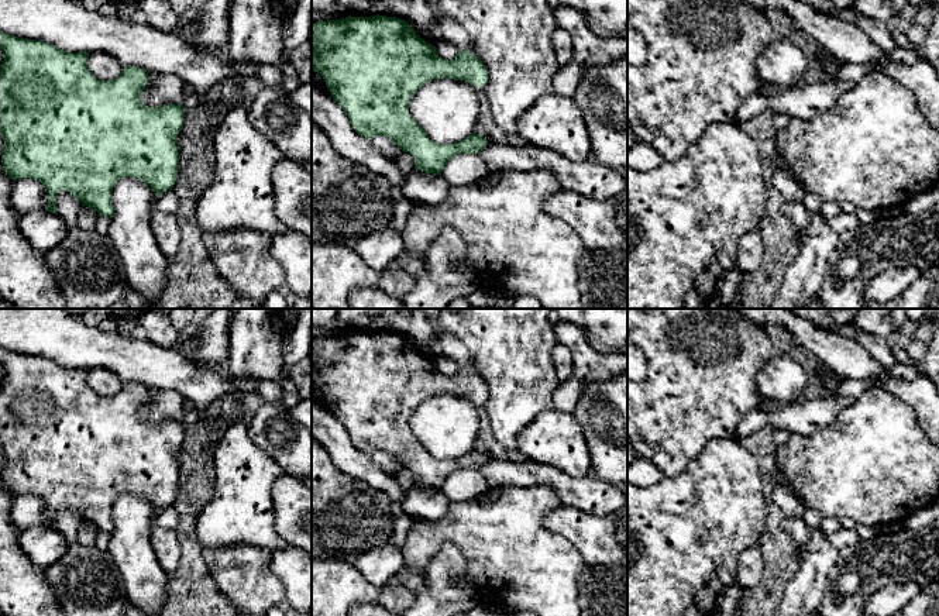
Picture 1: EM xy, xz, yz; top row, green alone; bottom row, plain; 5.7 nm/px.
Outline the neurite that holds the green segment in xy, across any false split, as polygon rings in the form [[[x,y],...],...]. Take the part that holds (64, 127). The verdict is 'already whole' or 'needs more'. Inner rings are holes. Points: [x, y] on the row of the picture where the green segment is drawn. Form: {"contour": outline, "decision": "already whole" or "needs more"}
{"contour": [[[1,30],[0,49],[4,52],[0,65],[0,133],[4,137],[1,164],[13,180],[32,178],[44,185],[49,196],[47,211],[58,214],[56,197],[65,189],[83,206],[111,218],[111,192],[125,176],[148,183],[156,197],[172,190],[179,164],[175,138],[183,127],[185,109],[182,103],[161,107],[144,104],[140,96],[149,80],[145,69],[128,66],[118,78],[100,80],[87,68],[87,52],[66,52],[49,42],[14,37]]], "decision": "already whole"}

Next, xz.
{"contour": [[[386,16],[345,17],[341,20],[317,21],[312,24],[312,69],[320,73],[333,96],[350,118],[352,128],[368,140],[375,135],[391,138],[403,152],[415,158],[415,169],[424,173],[441,175],[444,166],[457,154],[477,154],[488,140],[475,131],[455,144],[437,144],[409,114],[410,97],[427,82],[438,78],[465,80],[477,87],[488,82],[488,70],[481,58],[470,51],[460,51],[454,59],[443,59],[434,47],[422,39],[405,20]]], "decision": "already whole"}

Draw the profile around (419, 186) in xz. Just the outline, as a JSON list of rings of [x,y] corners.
[[[413,169],[399,190],[399,196],[413,202],[438,204],[447,197],[451,187],[444,175],[424,173]]]

